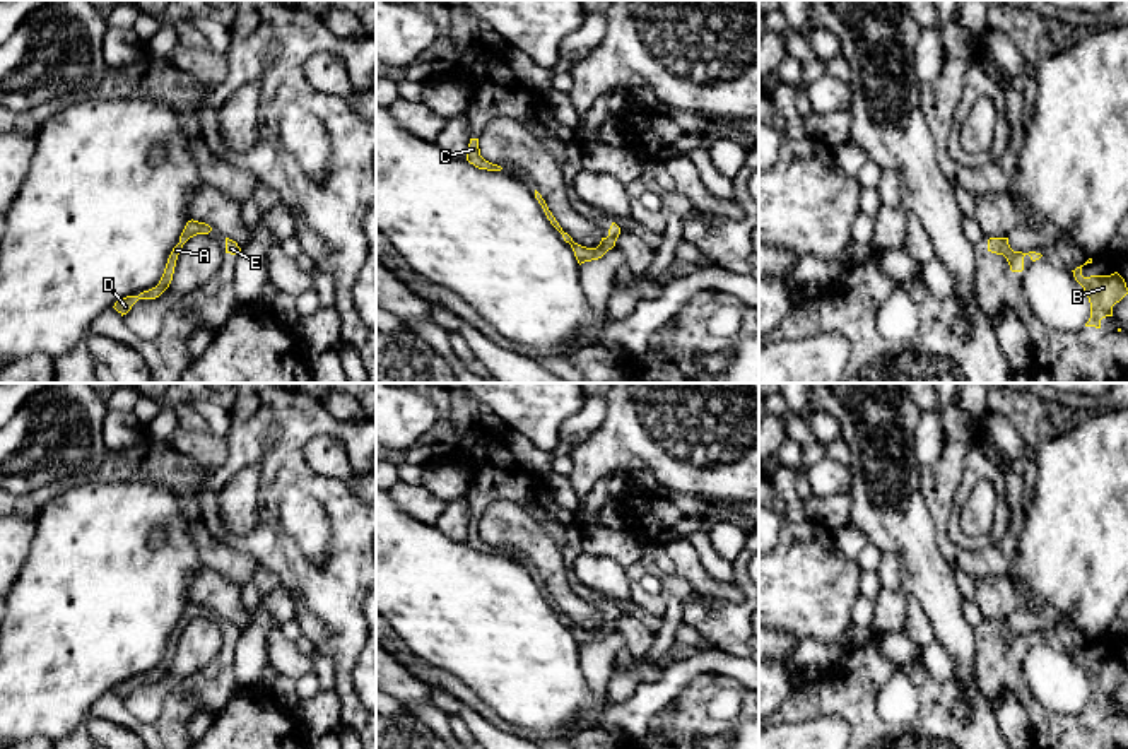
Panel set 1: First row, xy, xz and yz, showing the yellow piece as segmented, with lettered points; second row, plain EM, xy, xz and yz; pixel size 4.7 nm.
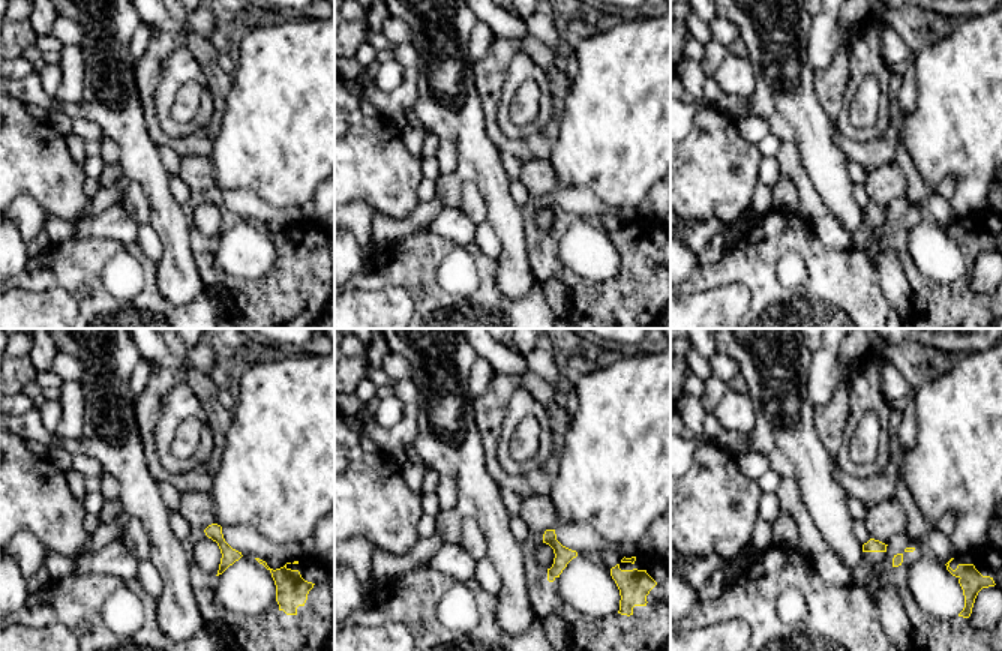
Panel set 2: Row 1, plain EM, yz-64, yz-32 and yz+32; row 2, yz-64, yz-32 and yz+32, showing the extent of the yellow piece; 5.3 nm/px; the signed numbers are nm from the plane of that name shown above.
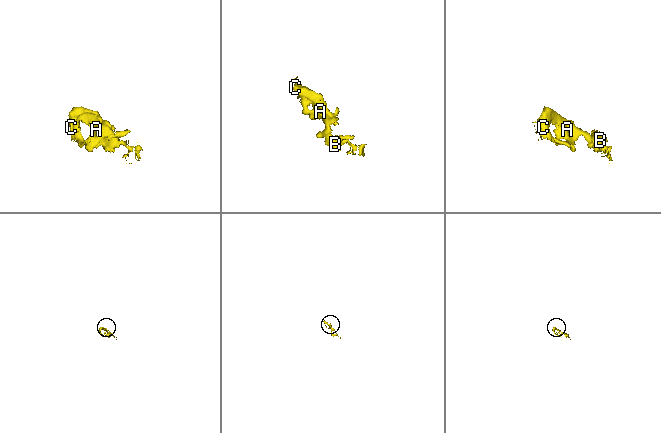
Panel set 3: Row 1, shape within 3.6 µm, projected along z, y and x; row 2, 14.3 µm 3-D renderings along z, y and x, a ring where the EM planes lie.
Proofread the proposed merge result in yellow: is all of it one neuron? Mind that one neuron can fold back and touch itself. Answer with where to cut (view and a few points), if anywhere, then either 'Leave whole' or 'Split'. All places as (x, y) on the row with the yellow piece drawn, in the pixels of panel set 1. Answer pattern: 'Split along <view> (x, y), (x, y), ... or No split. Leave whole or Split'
No split. Leave whole

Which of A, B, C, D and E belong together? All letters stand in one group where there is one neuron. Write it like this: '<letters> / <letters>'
A B C D E

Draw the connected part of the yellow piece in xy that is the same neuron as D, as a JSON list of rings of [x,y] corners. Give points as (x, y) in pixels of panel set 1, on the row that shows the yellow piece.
[[[188,221],[181,236],[179,236],[179,243],[173,248],[169,258],[167,258],[167,263],[166,263],[166,268],[164,268],[164,274],[159,280],[159,284],[149,291],[144,291],[140,292],[138,296],[126,296],[120,301],[115,303],[115,310],[123,316],[126,315],[132,306],[138,301],[138,299],[156,299],[159,298],[171,284],[173,280],[173,274],[174,274],[174,267],[176,267],[176,260],[178,260],[178,255],[181,253],[181,248],[183,245],[197,236],[197,234],[209,234],[212,231],[212,227],[205,222],[198,222],[198,221]]]

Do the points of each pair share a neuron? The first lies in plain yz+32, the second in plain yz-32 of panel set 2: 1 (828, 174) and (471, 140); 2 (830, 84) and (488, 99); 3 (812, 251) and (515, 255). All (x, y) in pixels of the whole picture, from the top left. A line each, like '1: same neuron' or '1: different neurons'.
1: same neuron
2: same neuron
3: different neurons

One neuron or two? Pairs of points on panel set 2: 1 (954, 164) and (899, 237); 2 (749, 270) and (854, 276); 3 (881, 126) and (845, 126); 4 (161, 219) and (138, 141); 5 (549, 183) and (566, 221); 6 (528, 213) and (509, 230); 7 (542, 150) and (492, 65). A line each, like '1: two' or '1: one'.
1: two
2: one
3: one
4: one
5: two
6: two
7: one

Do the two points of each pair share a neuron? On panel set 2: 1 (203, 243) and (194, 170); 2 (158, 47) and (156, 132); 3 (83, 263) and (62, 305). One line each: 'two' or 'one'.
1: two
2: one
3: two

